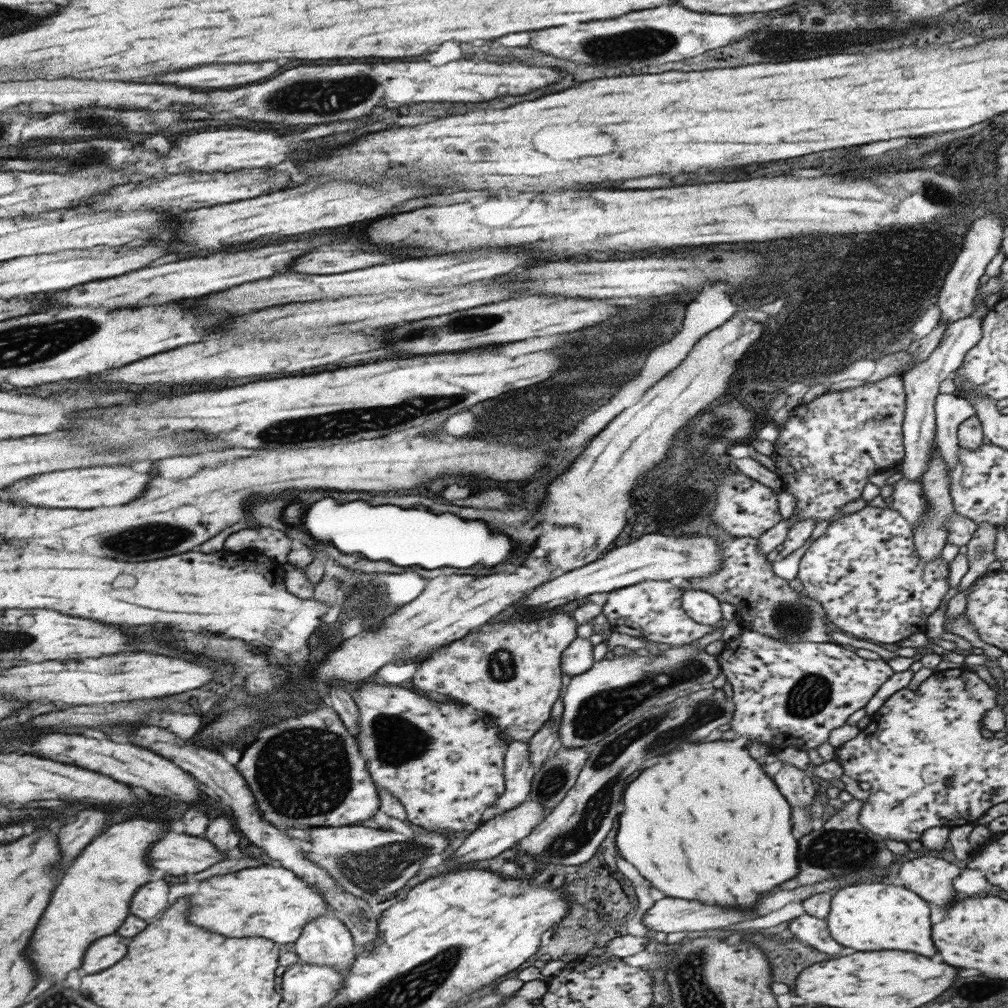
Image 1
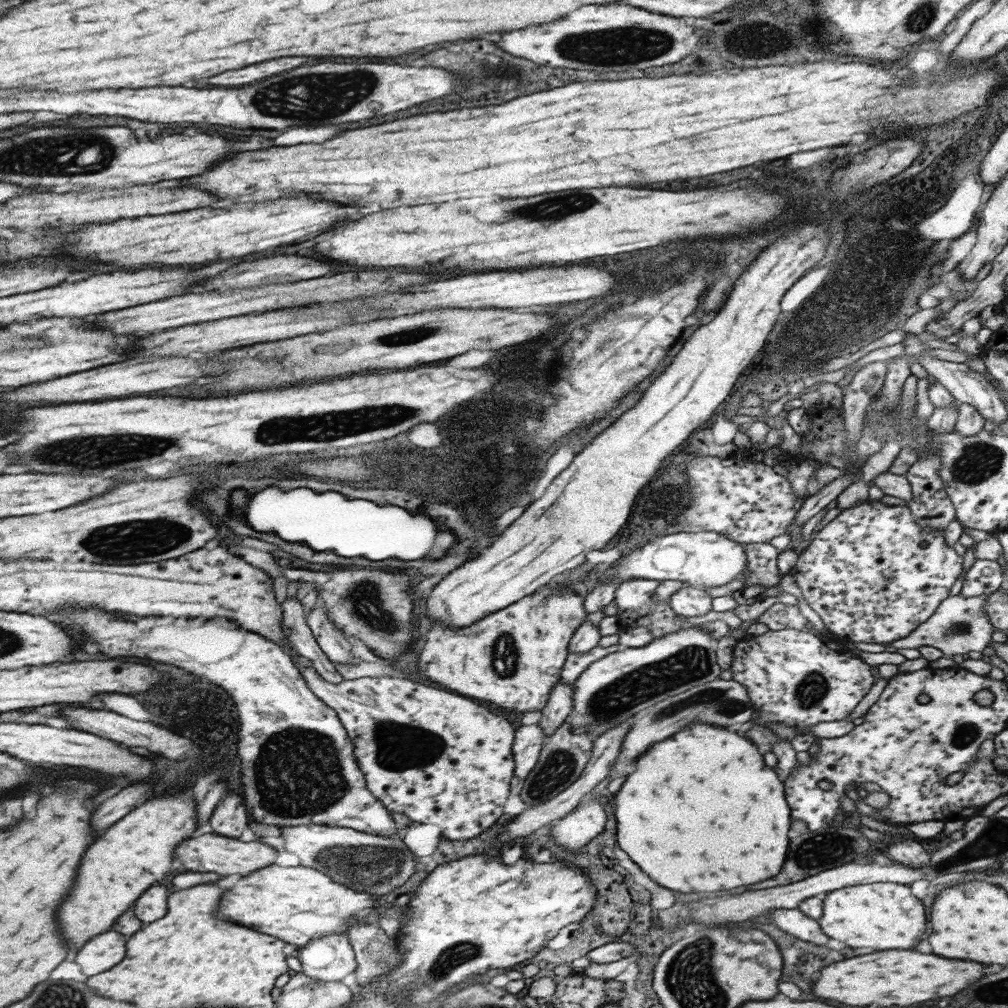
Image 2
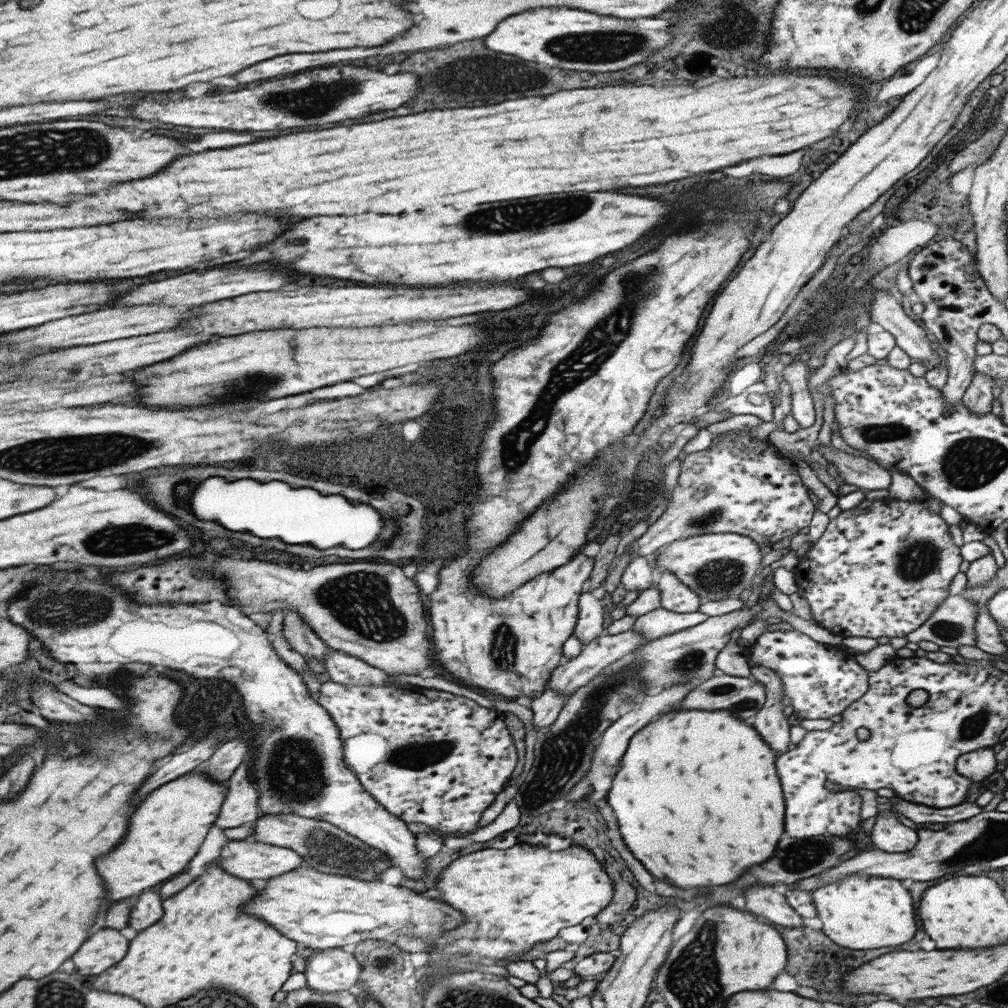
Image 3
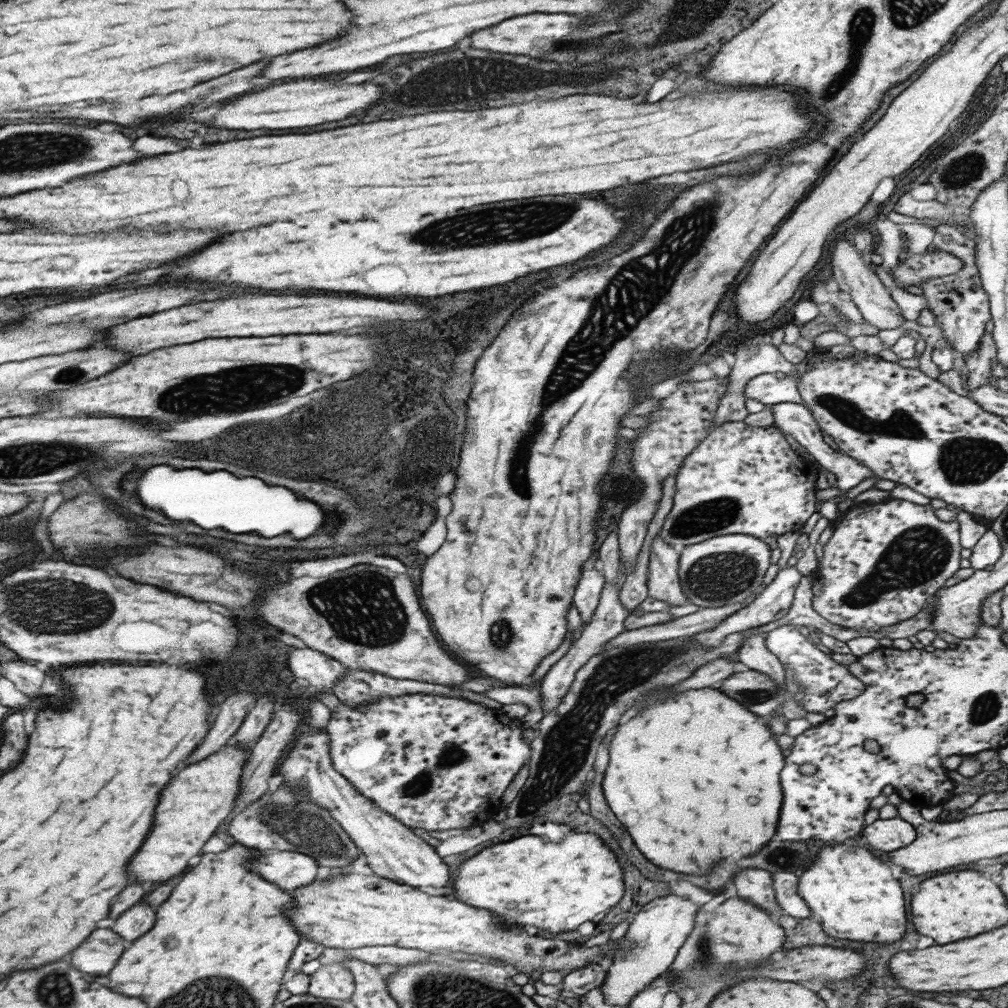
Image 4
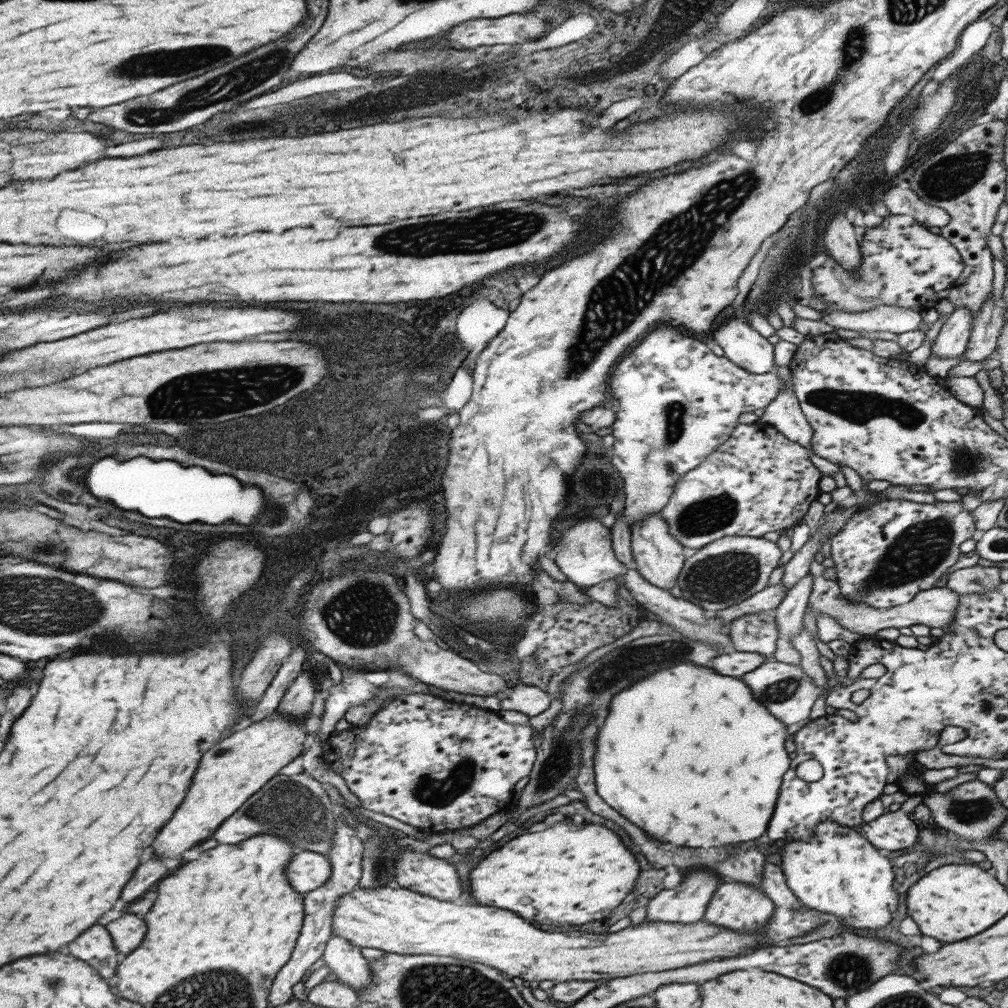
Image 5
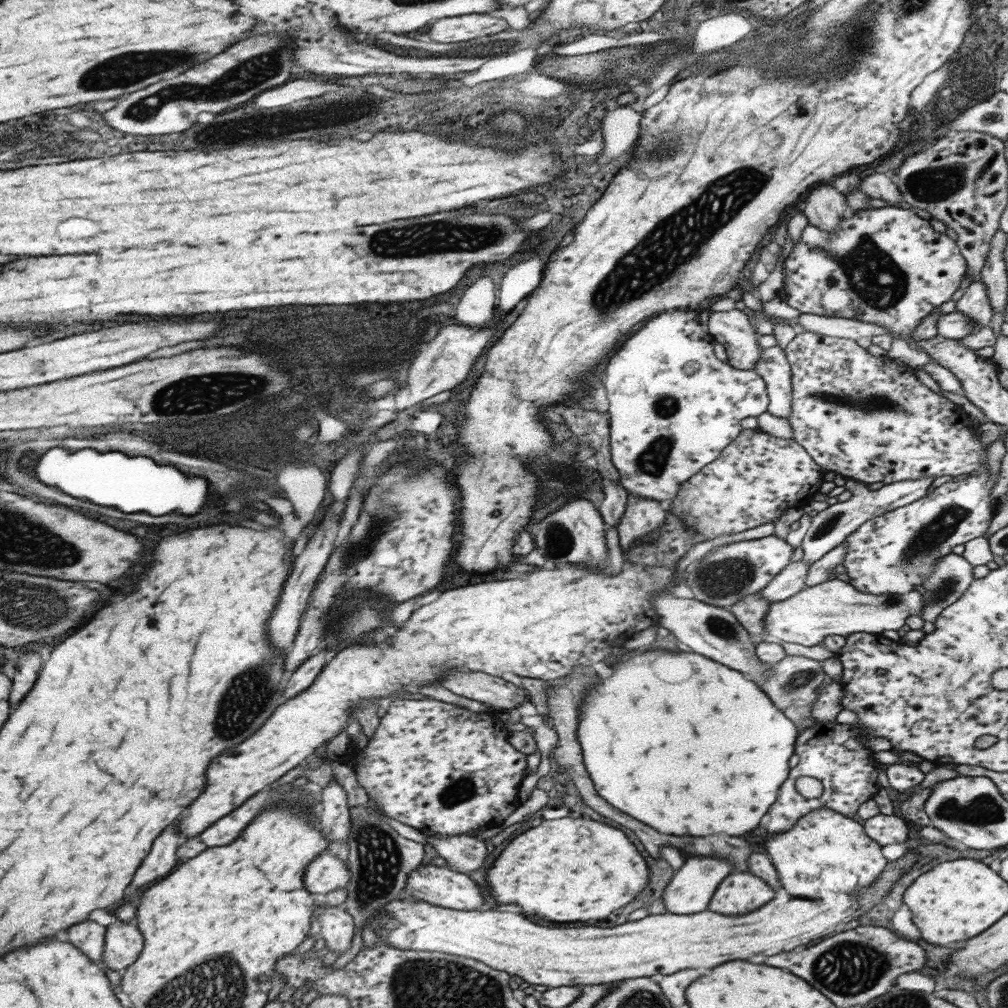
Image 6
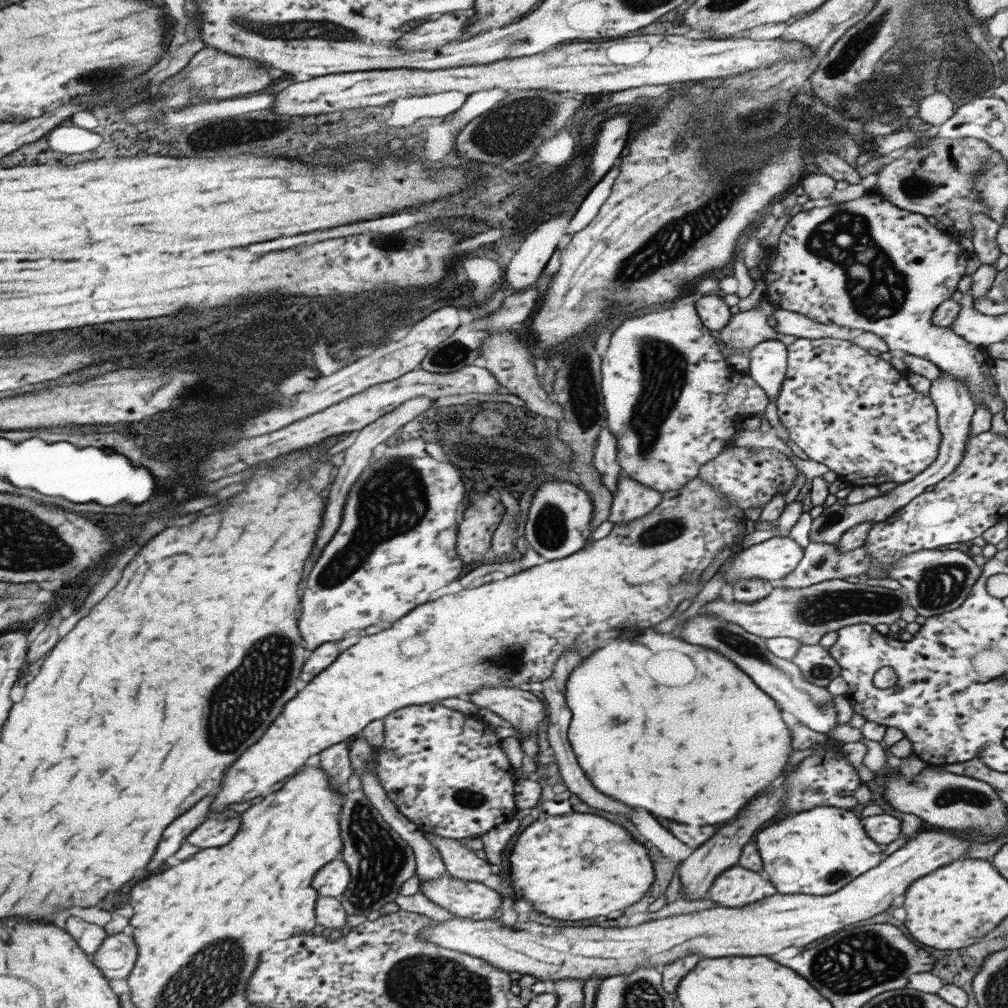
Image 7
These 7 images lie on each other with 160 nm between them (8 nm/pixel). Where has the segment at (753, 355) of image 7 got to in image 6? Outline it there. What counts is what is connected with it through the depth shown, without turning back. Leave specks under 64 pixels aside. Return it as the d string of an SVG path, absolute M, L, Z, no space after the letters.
M779 347L760 350L761 356L755 362L754 371L762 377L768 398L766 411L788 422L792 399L790 370L784 366Z

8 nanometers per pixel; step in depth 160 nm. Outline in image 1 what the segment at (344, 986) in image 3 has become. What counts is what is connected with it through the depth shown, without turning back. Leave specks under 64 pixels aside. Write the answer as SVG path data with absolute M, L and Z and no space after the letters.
M331 912L312 918L293 942L298 962L328 966L338 973L352 966L355 950L347 927Z

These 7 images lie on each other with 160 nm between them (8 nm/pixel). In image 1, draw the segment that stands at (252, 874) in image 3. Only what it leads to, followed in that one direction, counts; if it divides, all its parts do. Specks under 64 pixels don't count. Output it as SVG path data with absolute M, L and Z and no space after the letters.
M167 832L157 844L153 844L153 848L149 848L149 864L157 870L181 876L187 872L201 872L227 856L225 853L217 856L217 852L215 846L202 837Z

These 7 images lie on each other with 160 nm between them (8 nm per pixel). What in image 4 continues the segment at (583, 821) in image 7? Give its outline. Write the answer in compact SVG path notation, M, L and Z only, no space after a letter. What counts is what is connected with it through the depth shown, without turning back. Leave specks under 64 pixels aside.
M567 832L557 844L529 834L485 848L465 860L459 866L453 888L457 902L471 908L487 908L509 920L509 924L567 932L621 900L621 874L613 852L595 834Z

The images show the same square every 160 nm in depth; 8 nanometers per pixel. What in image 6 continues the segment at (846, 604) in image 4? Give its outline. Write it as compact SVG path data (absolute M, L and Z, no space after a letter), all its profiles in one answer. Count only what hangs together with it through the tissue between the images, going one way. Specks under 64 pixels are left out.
M983 469L975 475L947 481L909 504L863 521L863 524L846 536L848 547L839 570L847 575L849 584L859 592L882 595L913 590L913 586L920 585L925 576L931 574L930 570L939 557L949 554L953 547L963 546L968 540L981 537L987 530L993 516L990 492L998 475L999 473L992 476L987 469Z

